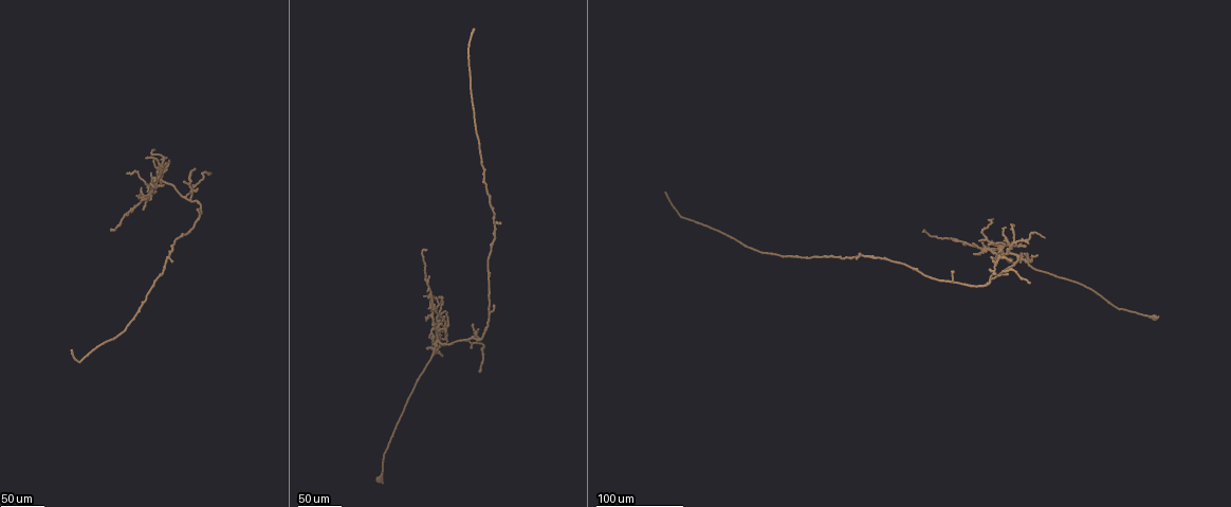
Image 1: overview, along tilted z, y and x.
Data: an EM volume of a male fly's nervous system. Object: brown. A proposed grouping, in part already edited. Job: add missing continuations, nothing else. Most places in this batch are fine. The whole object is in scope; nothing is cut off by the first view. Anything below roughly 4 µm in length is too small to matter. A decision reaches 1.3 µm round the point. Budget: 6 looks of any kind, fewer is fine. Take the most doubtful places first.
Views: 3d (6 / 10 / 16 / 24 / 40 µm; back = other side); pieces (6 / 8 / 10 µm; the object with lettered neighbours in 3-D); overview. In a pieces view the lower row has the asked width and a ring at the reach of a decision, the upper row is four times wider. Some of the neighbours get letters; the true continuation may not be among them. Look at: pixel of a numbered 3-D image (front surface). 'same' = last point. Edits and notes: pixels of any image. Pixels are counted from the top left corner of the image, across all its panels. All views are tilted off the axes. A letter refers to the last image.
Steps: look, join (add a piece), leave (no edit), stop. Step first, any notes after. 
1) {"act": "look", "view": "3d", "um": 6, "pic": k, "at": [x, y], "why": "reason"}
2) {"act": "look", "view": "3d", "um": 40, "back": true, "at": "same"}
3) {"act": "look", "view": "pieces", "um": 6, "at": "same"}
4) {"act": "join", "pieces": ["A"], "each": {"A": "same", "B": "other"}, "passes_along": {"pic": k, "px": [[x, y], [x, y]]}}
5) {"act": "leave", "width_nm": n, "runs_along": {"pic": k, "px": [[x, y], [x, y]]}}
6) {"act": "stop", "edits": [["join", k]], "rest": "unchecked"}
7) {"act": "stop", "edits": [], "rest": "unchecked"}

{"act": "look", "view": "3d", "um": 40, "pic": 1, "at": [136, 196], "why": "free end"}

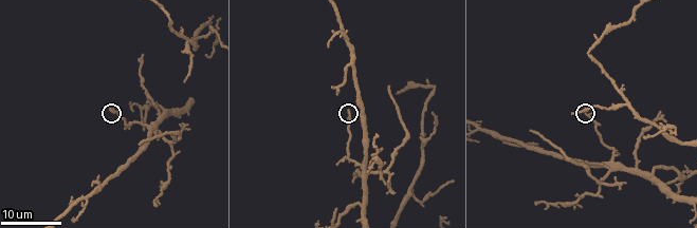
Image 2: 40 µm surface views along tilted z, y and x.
{"act": "look", "view": "pieces", "um": 10, "pic": 2, "at": [346, 111]}

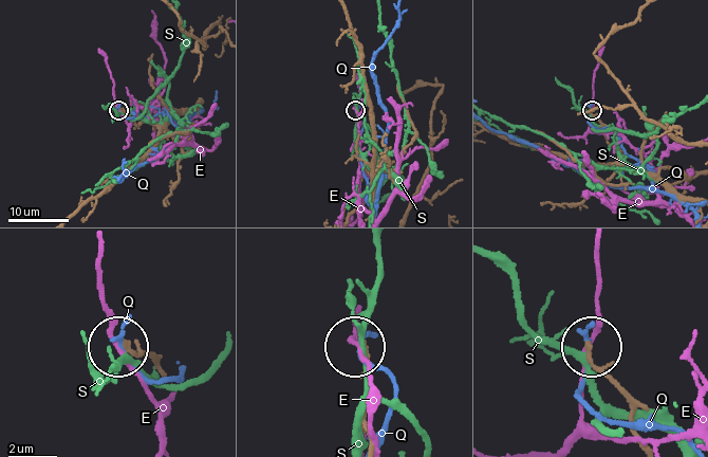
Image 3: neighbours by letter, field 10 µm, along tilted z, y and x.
{"act": "leave", "each": {"E": "other", "Q": "other", "S": "other"}, "runs_along": {"pic": 3, "px": [[645, 442], [626, 403], [589, 353]]}, "found": "none of them fits"}

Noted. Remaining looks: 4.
{"act": "look", "view": "3d", "um": 24, "pic": 1, "at": [923, 231], "why": "tapers out"}

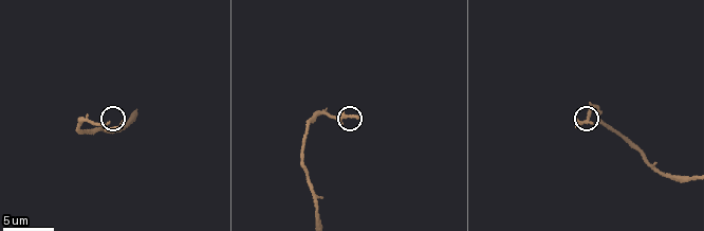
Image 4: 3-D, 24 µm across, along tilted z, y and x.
{"act": "look", "view": "pieces", "um": 10, "pic": 4, "at": [120, 128], "why": "see the neighbours"}

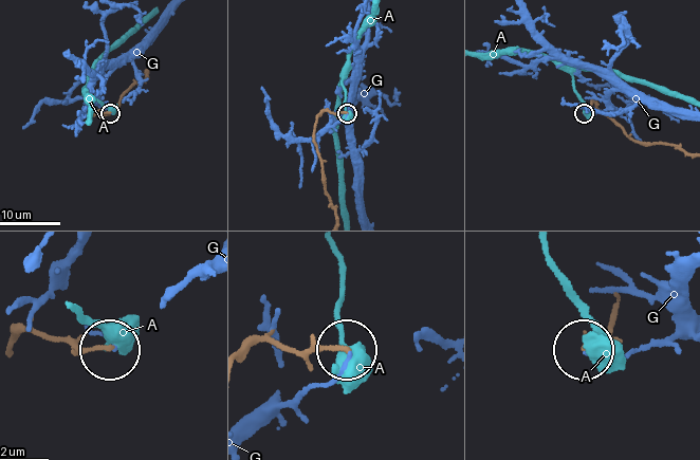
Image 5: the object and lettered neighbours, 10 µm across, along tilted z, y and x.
{"act": "leave", "each": {"A": "other", "G": "other"}, "runs_along": {"pic": 5, "px": [[325, 178], [314, 133], [316, 118], [326, 111], [347, 113]]}, "found": "no lettered piece goes on from it"}

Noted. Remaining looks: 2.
{"act": "look", "view": "3d", "um": 16, "pic": 2, "at": [336, 208], "why": "free end"}

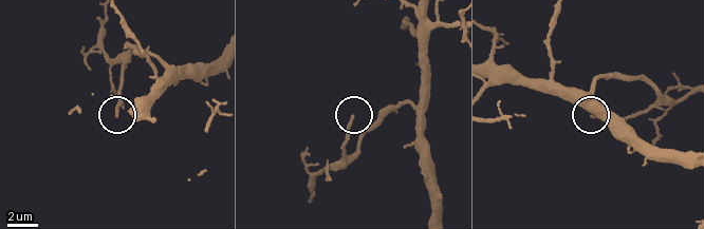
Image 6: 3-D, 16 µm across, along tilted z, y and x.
{"act": "look", "view": "pieces", "um": 10, "pic": 6, "at": [353, 115]}

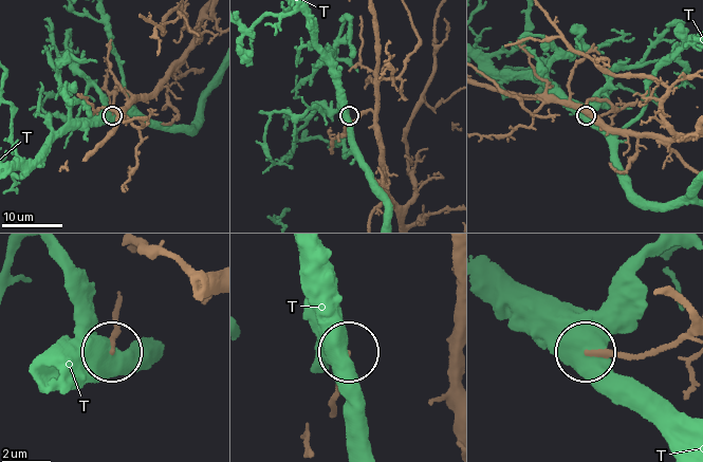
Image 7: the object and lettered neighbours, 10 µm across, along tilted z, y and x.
{"act": "leave", "each": {"T": "other"}, "runs_along": {"pic": 7, "px": [[331, 407], [347, 353]]}, "found": "none of them fits"}

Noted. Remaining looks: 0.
{"act": "stop", "edits": [], "rest": "unchecked"}

